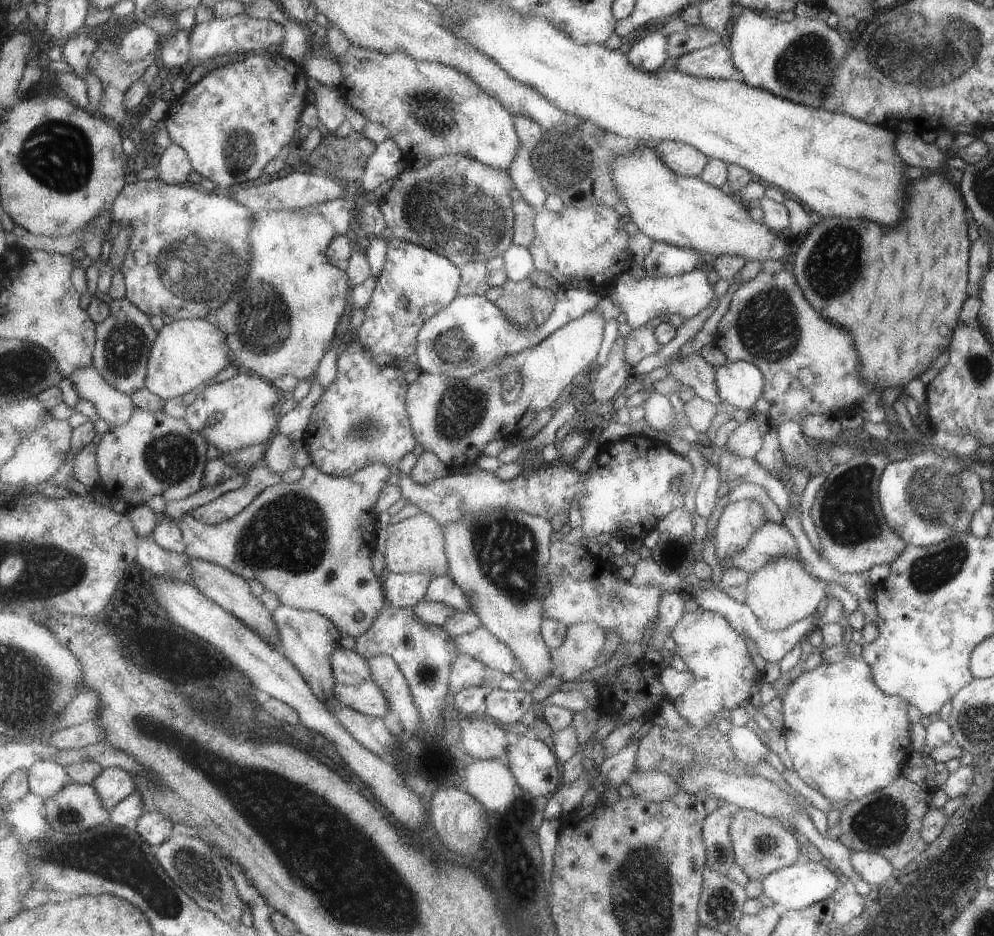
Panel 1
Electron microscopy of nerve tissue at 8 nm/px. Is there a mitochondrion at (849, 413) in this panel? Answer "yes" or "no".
no

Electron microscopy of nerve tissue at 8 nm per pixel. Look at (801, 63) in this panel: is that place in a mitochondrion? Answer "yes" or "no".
yes

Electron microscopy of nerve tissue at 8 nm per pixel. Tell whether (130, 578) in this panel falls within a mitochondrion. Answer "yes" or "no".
no

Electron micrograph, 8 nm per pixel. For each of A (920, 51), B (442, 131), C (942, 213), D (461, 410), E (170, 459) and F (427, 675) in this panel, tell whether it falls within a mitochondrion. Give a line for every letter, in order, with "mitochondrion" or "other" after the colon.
A: mitochondrion
B: mitochondrion
C: other
D: mitochondrion
E: mitochondrion
F: mitochondrion

